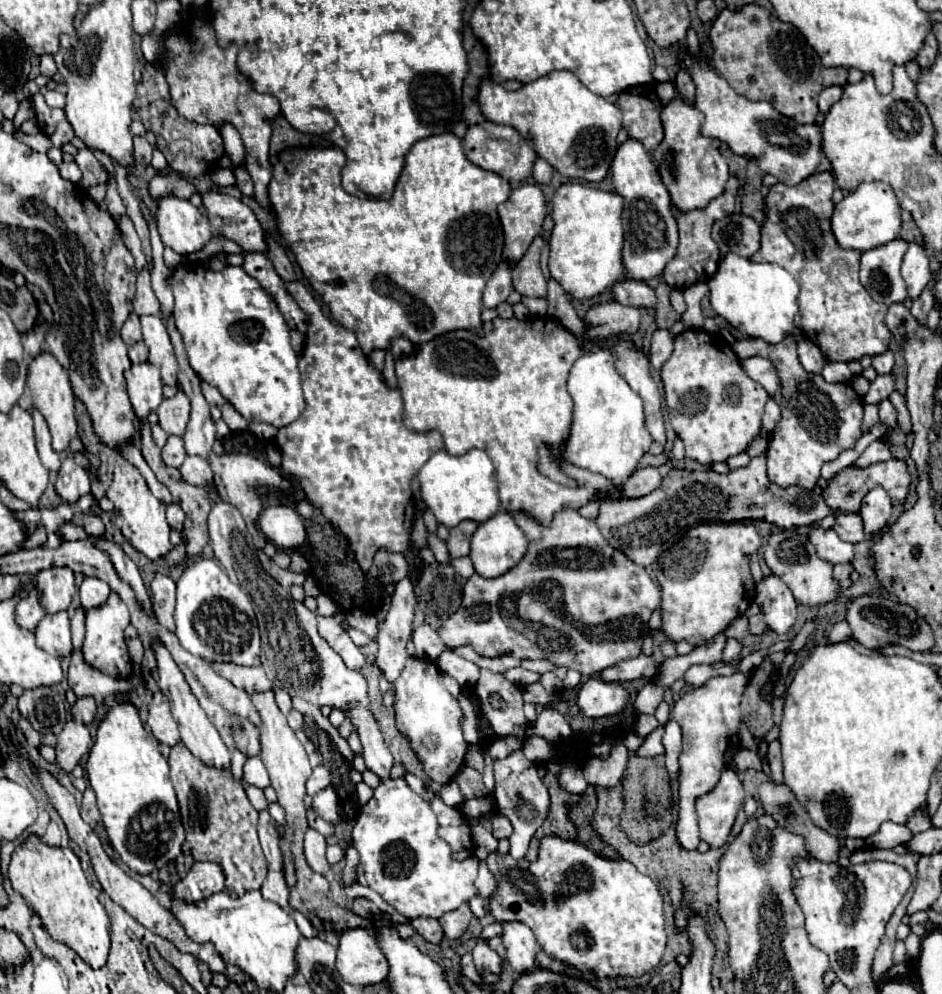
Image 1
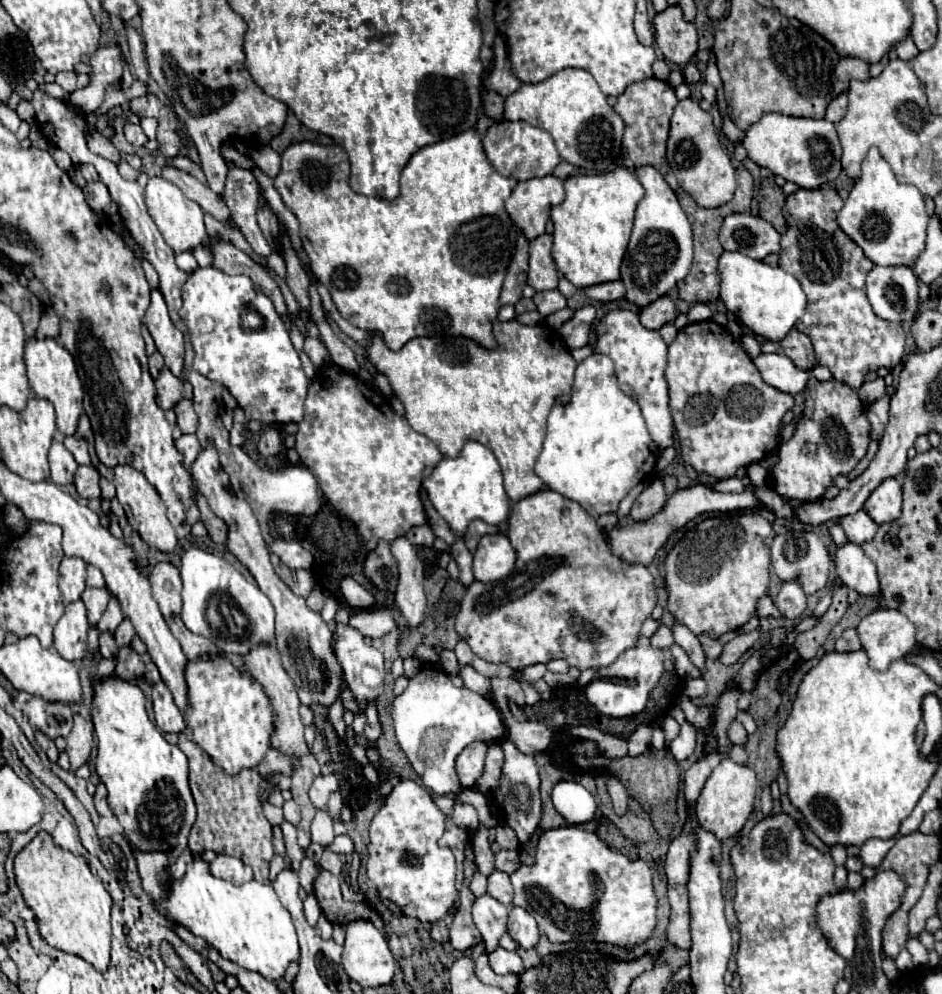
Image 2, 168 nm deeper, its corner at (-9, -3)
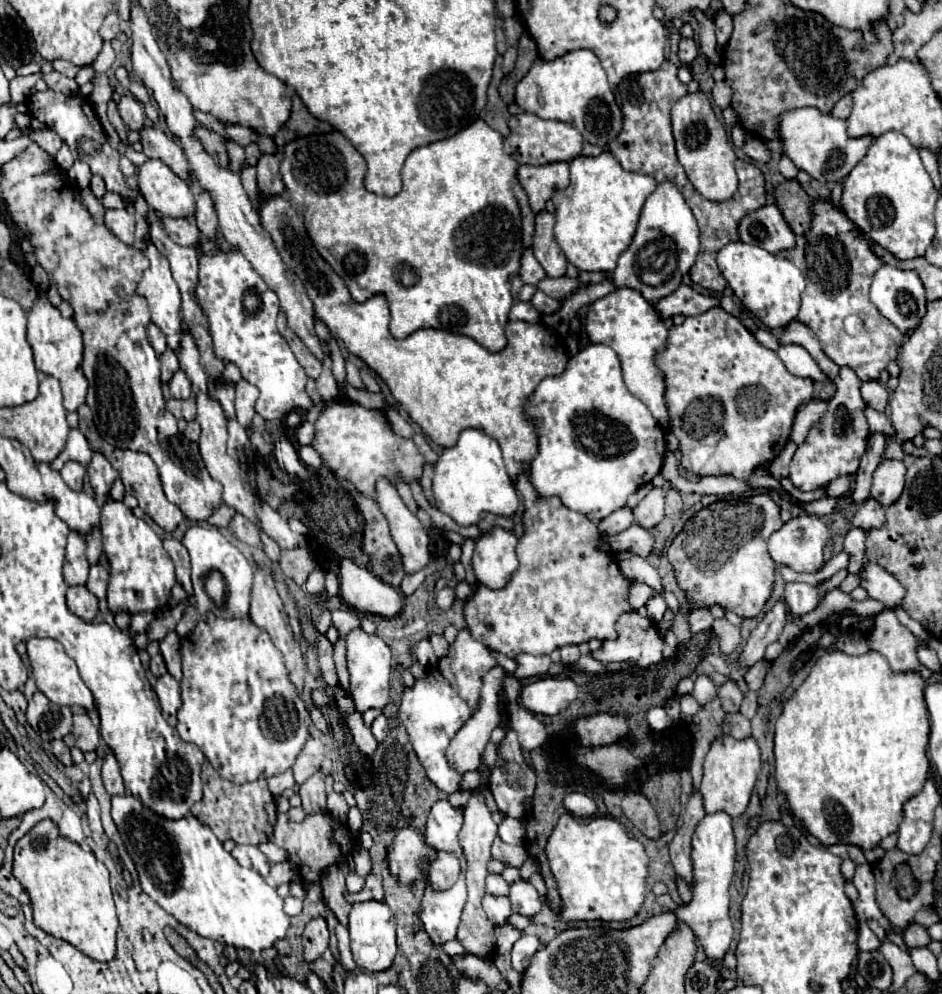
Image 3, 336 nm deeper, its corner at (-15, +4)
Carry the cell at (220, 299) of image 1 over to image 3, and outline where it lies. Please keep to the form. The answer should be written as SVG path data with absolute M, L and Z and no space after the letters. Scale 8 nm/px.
M236 250L218 252L212 256L204 256L200 260L200 282L196 288L196 298L204 314L208 316L216 356L224 362L234 362L242 370L242 378L260 390L260 396L256 400L256 412L264 420L278 420L278 418L284 418L292 410L308 410L312 406L312 400L306 394L308 376L304 368L298 364L296 356L292 354L288 342L280 336L276 328L276 316L280 312L276 292L266 286L260 274L252 270L250 262L240 252Z

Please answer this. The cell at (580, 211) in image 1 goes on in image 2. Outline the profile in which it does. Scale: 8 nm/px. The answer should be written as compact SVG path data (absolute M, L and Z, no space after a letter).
M626 167L606 175L576 175L564 181L566 199L552 209L554 247L558 271L580 289L620 279L620 265L628 247L634 209L644 197L644 187Z

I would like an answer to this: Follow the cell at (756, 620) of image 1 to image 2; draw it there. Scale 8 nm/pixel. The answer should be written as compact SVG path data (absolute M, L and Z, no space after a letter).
M756 629L756 631L752 631L752 633L738 635L736 639L728 641L728 643L724 645L724 651L722 651L722 655L720 655L720 661L722 661L724 665L734 665L758 639L760 639L760 629Z

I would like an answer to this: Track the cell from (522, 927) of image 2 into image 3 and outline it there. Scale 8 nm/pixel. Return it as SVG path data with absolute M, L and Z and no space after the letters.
M520 878L520 880L510 884L508 898L512 902L514 912L524 914L524 916L534 916L542 908L540 894L536 892L536 888L526 878Z

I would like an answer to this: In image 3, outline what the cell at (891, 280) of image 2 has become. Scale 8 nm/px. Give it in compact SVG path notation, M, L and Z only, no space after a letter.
M882 264L882 268L874 274L874 282L870 286L870 300L878 308L878 312L902 332L914 330L926 314L926 296L920 278L910 270L900 270L888 264Z

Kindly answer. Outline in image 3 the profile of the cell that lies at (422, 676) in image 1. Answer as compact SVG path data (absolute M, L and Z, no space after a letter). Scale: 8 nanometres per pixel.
M434 668L430 674L422 680L416 680L414 688L406 688L402 696L400 706L400 718L408 730L410 742L418 754L420 764L424 766L428 778L446 794L456 792L460 784L460 774L454 772L446 760L446 748L452 740L452 736L462 728L462 724L474 714L474 708L470 708L452 688L450 682Z

